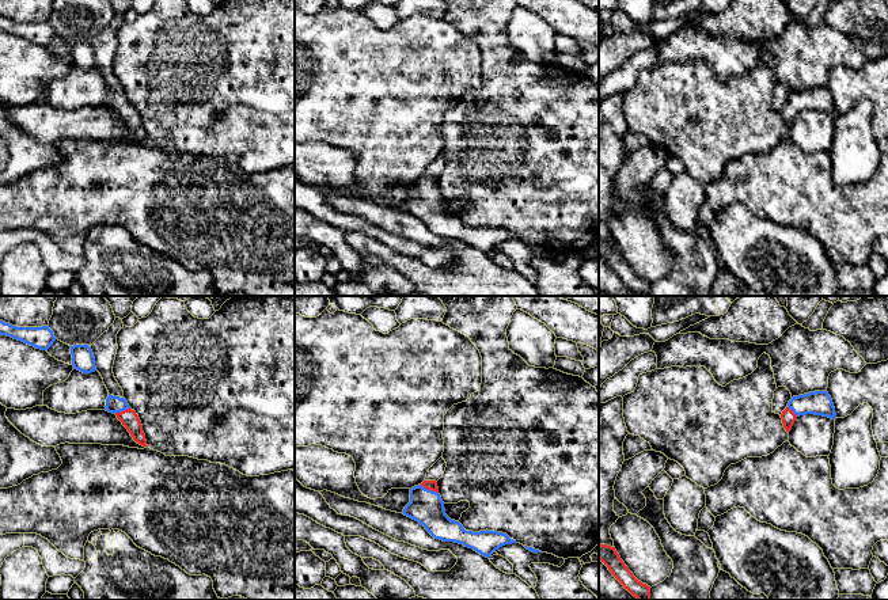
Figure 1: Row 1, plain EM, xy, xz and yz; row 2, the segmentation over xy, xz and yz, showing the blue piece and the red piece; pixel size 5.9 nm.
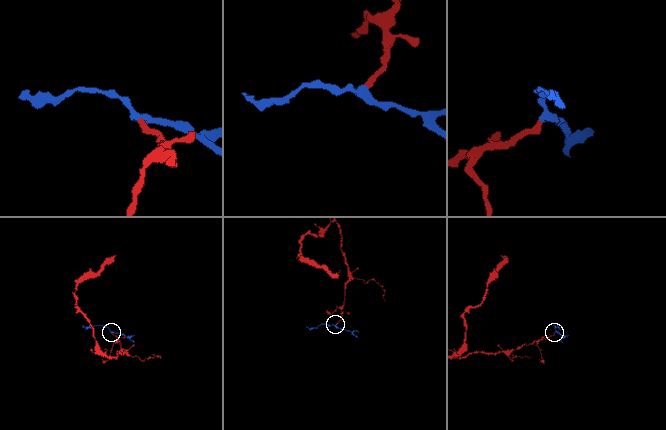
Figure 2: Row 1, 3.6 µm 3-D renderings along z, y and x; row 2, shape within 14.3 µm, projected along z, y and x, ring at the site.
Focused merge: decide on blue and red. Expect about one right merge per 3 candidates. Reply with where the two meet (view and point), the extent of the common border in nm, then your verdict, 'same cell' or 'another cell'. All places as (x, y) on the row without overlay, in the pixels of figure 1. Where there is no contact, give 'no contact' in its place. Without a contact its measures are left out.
xz (429, 186) | 120 nm | same cell

